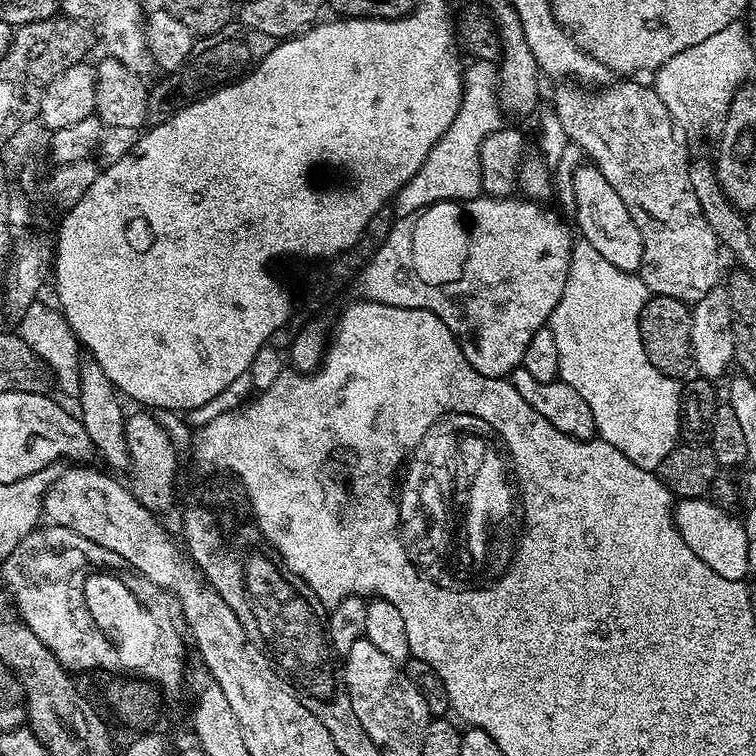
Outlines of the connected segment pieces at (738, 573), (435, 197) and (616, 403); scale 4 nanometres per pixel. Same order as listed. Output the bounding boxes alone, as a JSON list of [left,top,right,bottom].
[[675,498,748,580],[394,60,502,216],[547,238,682,472]]

